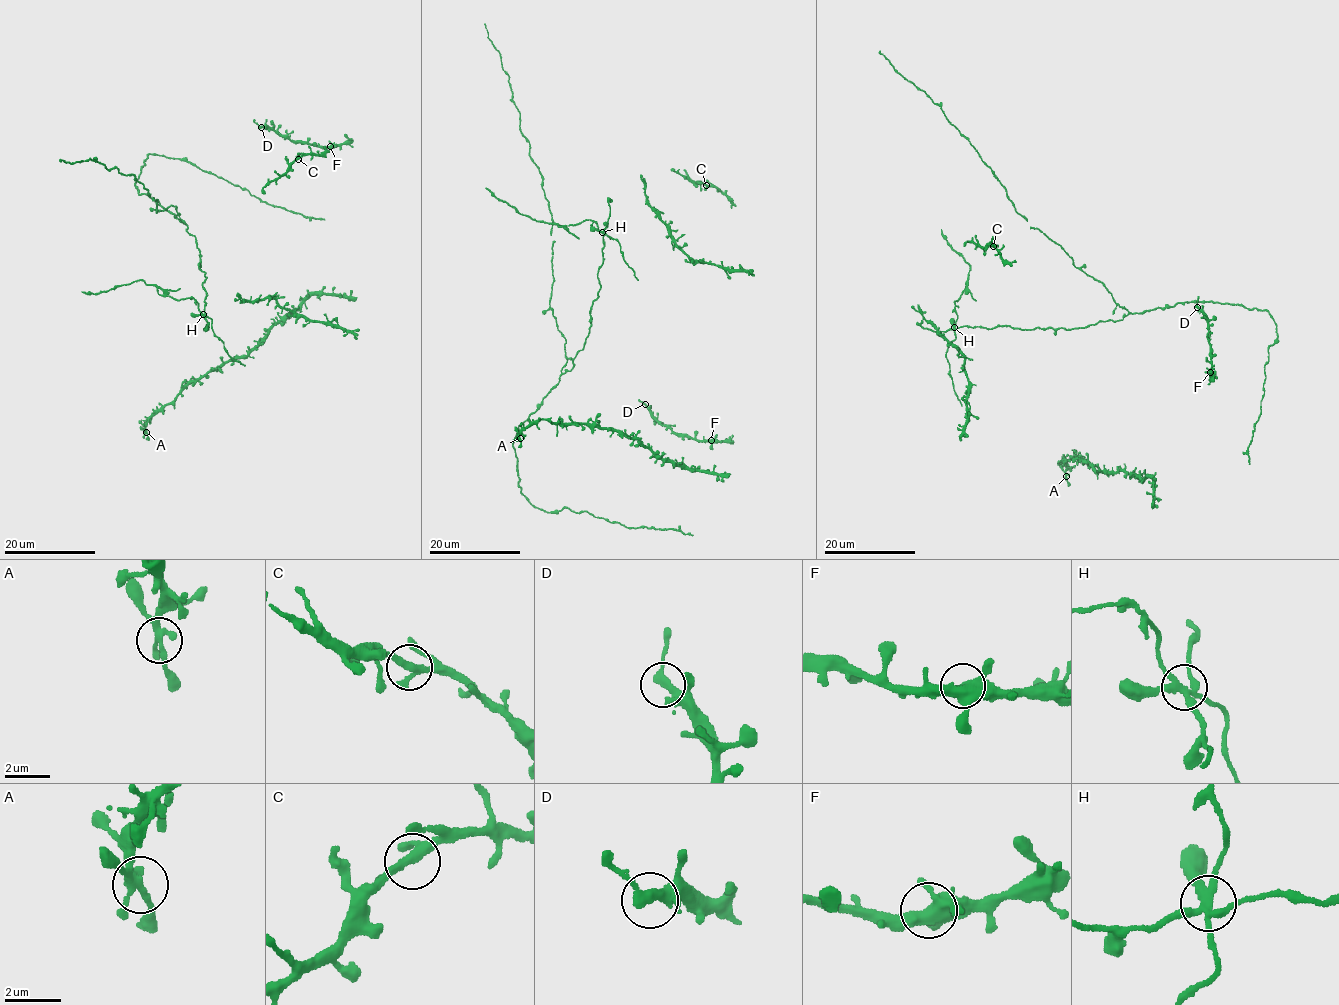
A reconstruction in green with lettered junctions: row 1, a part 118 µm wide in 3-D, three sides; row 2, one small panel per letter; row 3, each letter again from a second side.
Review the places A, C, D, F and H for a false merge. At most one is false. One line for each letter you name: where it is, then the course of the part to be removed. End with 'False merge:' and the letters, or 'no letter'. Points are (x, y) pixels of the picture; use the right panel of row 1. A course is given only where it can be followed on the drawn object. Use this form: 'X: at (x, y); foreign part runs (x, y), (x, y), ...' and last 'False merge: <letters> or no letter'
H: at (954, 327); foreign part runs (954, 328), (957, 319), (954, 302), (964, 289), (970, 264), (950, 247), (941, 229)
False merge: H

